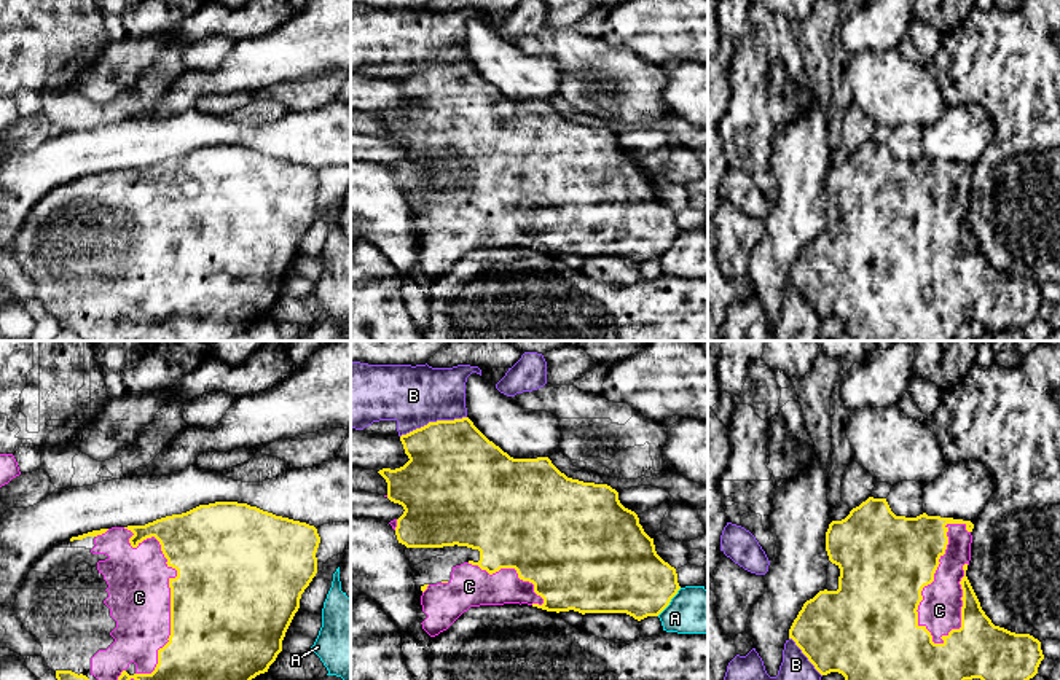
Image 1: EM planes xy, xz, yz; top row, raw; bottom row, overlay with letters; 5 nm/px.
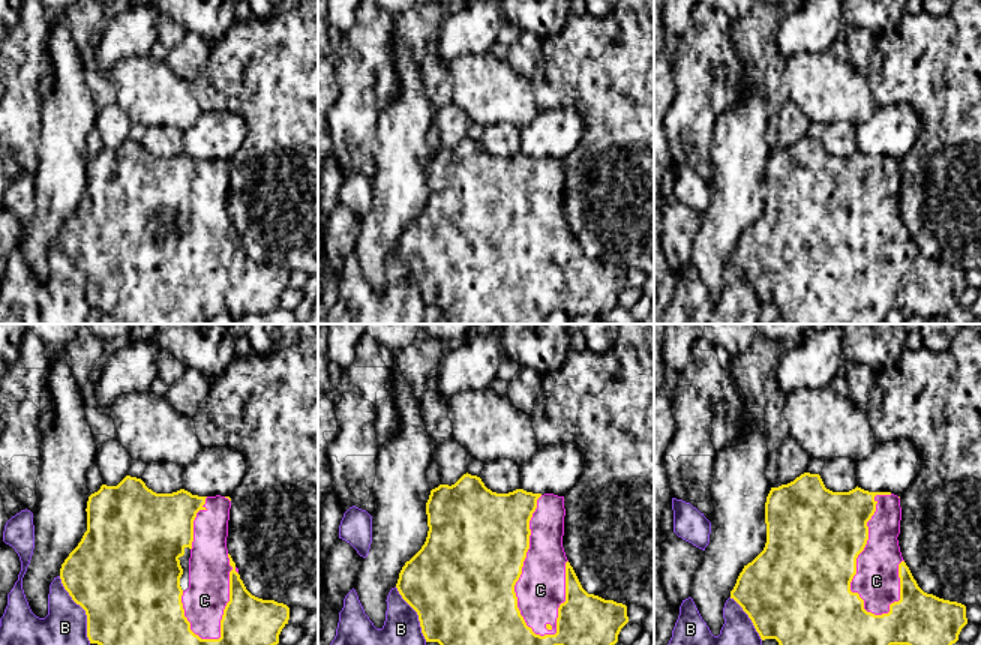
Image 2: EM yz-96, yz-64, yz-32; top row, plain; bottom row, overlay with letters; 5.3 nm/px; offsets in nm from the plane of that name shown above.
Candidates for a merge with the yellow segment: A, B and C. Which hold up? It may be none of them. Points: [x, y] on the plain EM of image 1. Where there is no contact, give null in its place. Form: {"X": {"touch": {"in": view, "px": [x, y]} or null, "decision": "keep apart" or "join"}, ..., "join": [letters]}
{"A": {"touch": {"in": "xz", "px": [670, 244]}, "decision": "keep apart"}, "B": {"touch": {"in": "xz", "px": [432, 66]}, "decision": "keep apart"}, "C": {"touch": {"in": "yz", "px": [933, 222]}, "decision": "join"}, "join": ["C"]}

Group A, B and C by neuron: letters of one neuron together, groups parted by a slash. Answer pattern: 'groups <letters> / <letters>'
groups A / B / C

